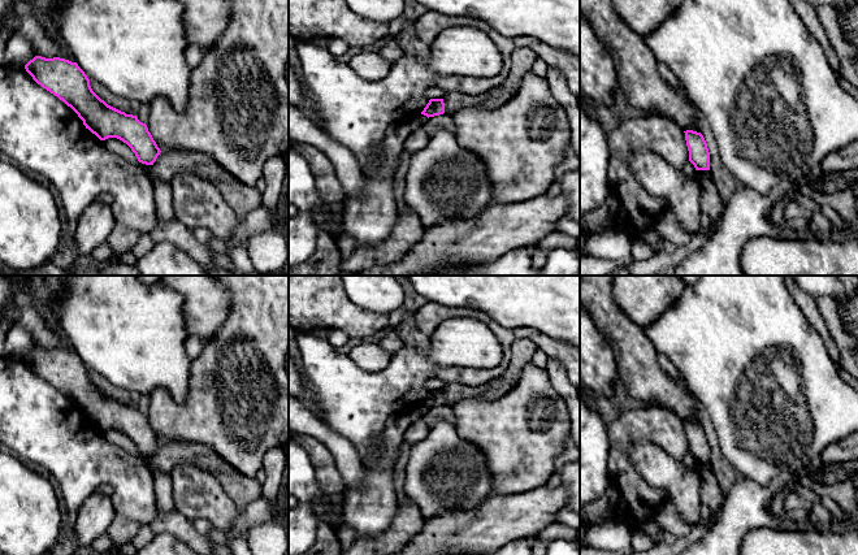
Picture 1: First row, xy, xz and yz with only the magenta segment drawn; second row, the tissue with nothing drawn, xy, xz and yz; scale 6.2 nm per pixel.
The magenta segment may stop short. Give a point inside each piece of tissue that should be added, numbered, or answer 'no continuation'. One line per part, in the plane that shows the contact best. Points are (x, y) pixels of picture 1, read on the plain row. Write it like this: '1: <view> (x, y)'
no continuation

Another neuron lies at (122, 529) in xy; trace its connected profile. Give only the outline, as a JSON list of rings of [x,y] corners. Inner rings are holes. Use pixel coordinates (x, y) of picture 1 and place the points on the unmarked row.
[[[116,515],[108,528],[107,534],[114,546],[120,546],[122,543],[130,542],[139,528],[140,525],[135,520]]]

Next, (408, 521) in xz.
[[[410,499],[398,506],[387,529],[376,537],[354,537],[354,543],[341,555],[395,555],[421,532],[425,519]]]

